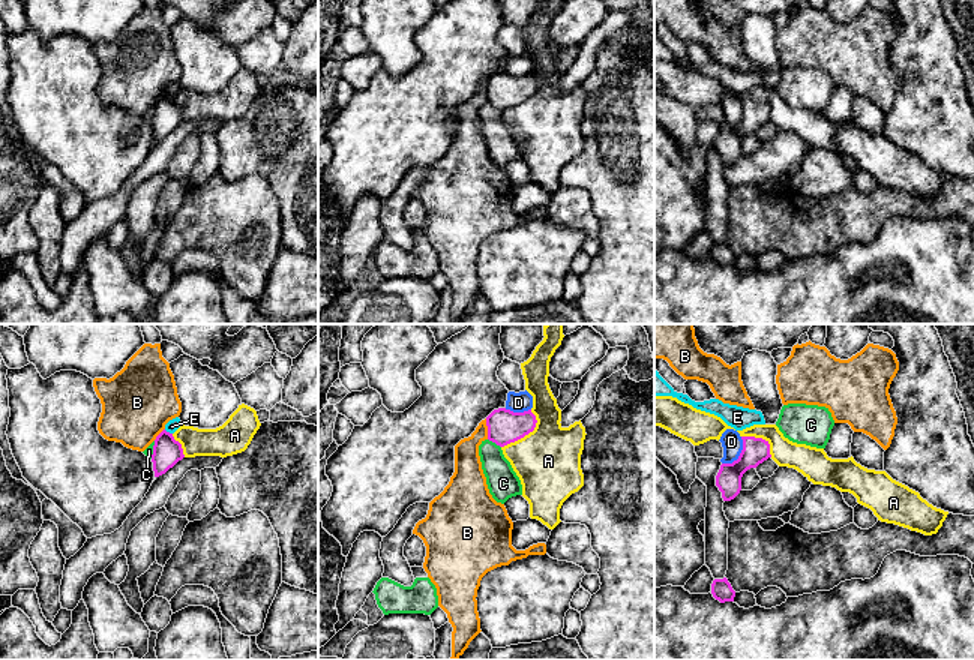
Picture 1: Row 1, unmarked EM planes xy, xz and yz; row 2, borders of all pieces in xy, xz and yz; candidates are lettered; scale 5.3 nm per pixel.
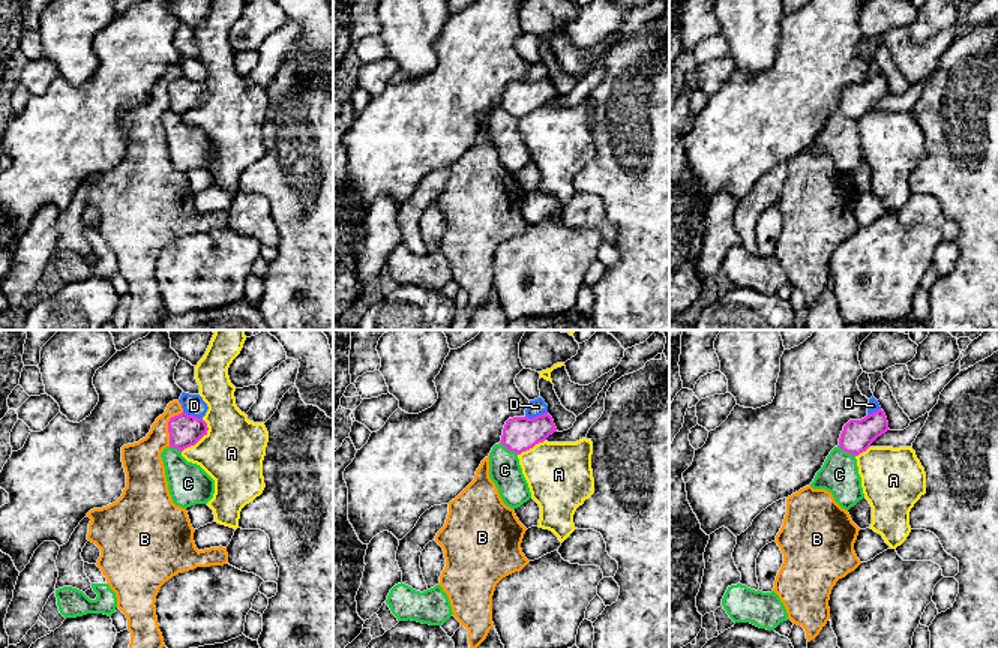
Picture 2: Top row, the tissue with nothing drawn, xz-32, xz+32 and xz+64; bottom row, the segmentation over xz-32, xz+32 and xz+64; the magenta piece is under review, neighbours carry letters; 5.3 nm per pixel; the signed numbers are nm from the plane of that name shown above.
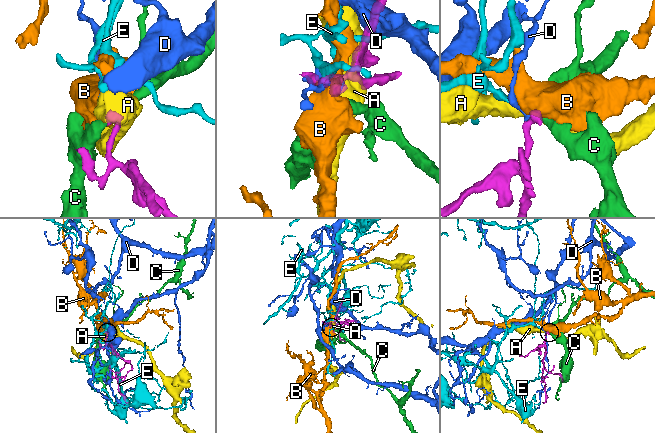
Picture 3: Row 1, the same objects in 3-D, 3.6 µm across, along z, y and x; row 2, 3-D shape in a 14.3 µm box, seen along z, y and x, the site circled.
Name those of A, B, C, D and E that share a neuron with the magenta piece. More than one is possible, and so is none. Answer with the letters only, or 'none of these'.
none of these

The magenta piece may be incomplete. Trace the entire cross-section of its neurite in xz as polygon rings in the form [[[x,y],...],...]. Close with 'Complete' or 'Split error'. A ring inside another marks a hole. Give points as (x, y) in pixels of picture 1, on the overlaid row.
[[[506,408],[494,410],[486,417],[488,440],[504,447],[533,432],[536,423],[537,420],[531,410],[524,412],[513,412]]]. Complete

